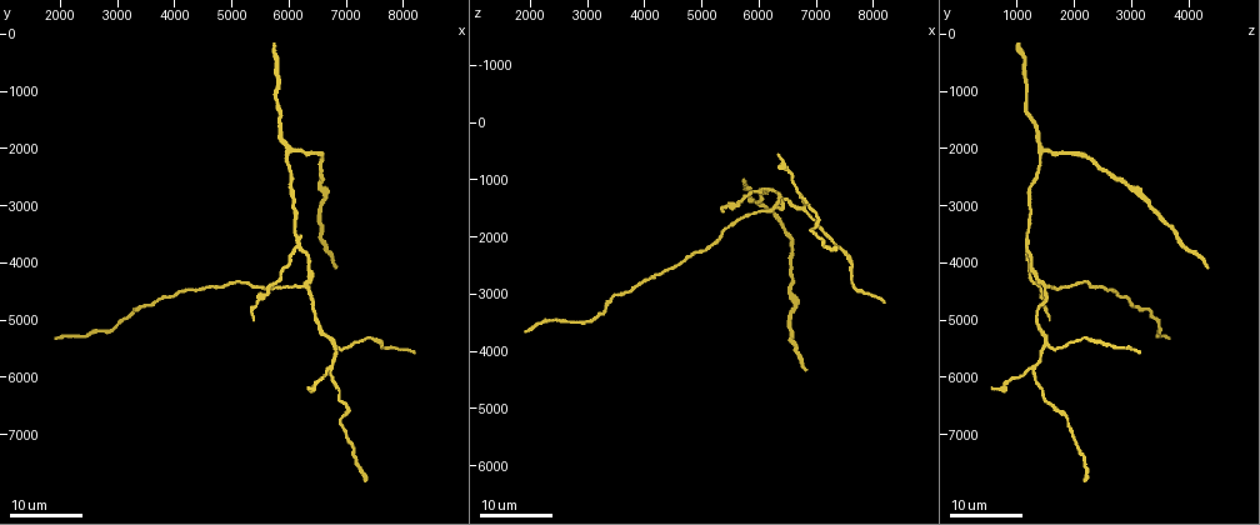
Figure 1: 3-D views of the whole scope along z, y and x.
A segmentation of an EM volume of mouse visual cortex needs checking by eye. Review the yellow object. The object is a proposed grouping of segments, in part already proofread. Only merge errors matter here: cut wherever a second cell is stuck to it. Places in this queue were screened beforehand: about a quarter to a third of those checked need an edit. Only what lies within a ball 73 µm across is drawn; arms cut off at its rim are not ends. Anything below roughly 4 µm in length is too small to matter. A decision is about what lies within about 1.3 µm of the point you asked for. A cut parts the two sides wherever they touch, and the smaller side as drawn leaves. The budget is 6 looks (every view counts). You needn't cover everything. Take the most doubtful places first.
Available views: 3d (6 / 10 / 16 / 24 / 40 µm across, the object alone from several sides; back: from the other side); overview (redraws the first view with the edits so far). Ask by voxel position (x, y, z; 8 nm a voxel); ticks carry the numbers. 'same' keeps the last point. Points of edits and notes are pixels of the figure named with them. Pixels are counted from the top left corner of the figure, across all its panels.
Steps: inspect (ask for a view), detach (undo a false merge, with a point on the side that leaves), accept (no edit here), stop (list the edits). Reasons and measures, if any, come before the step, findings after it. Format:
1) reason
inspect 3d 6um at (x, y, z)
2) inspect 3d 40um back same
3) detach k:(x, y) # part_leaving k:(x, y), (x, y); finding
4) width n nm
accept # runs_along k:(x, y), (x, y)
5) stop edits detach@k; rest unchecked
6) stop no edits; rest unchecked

three arms meet
inspect 3d 24um at (6750, 5850, 1200)

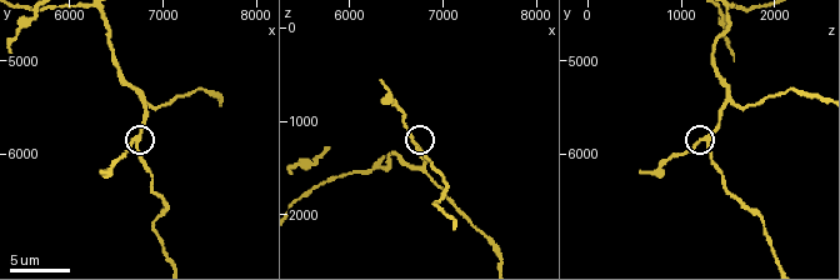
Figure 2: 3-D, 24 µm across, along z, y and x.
inspect 3d 10um at (6700, 5850, 1250)

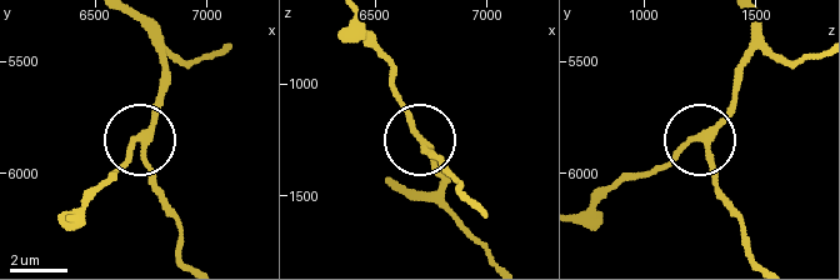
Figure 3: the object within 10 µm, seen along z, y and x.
width 210 nm
accept # one cell here

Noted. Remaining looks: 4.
a fork
inspect 3d 16um at (6200, 3700, 1150)

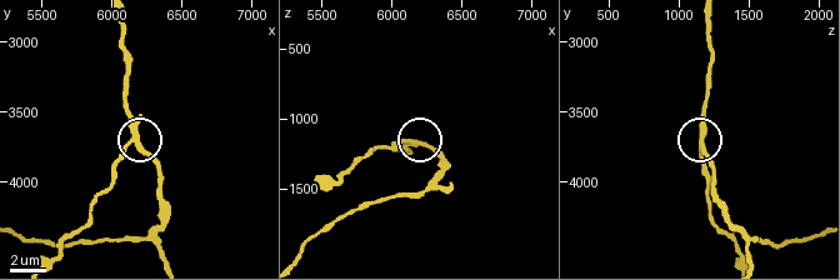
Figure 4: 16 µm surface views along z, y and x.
inspect 3d 10um at (6140, 3700, 1180)

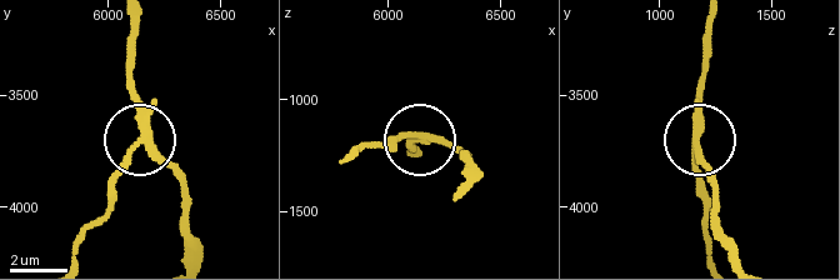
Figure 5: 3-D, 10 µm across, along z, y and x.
detach 5:(126, 166) # part_leaving 5:(143, 131), (116, 179), (113, 208), (74, 258); a second cell is stuck on

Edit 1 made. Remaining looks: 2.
three-way junction
inspect 3d 16um at (6350, 4400, 1450)

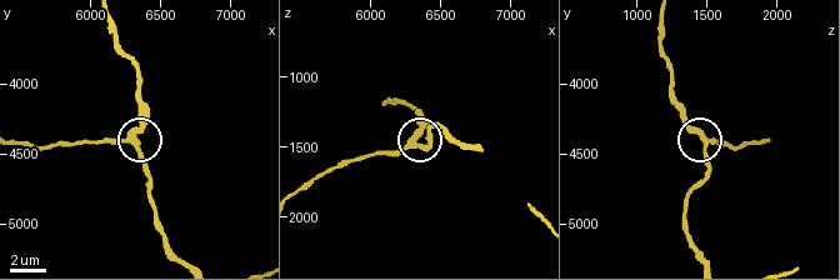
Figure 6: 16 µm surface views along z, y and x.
inspect 3d 6um at (6280, 4400, 1500)

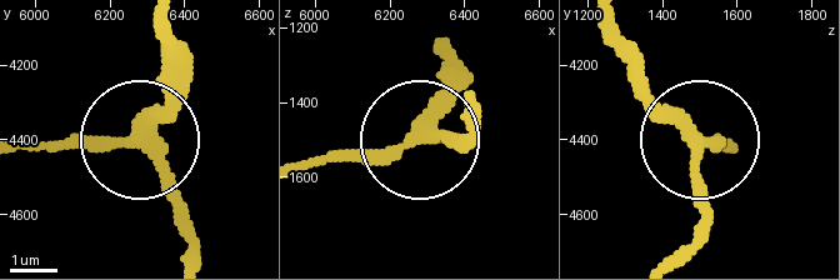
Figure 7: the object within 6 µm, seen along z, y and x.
accept # runs_along 7:(601, 28), (693, 135), (698, 239); continuous, no second cell

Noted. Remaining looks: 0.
stop edits detach@5; rest unchecked

